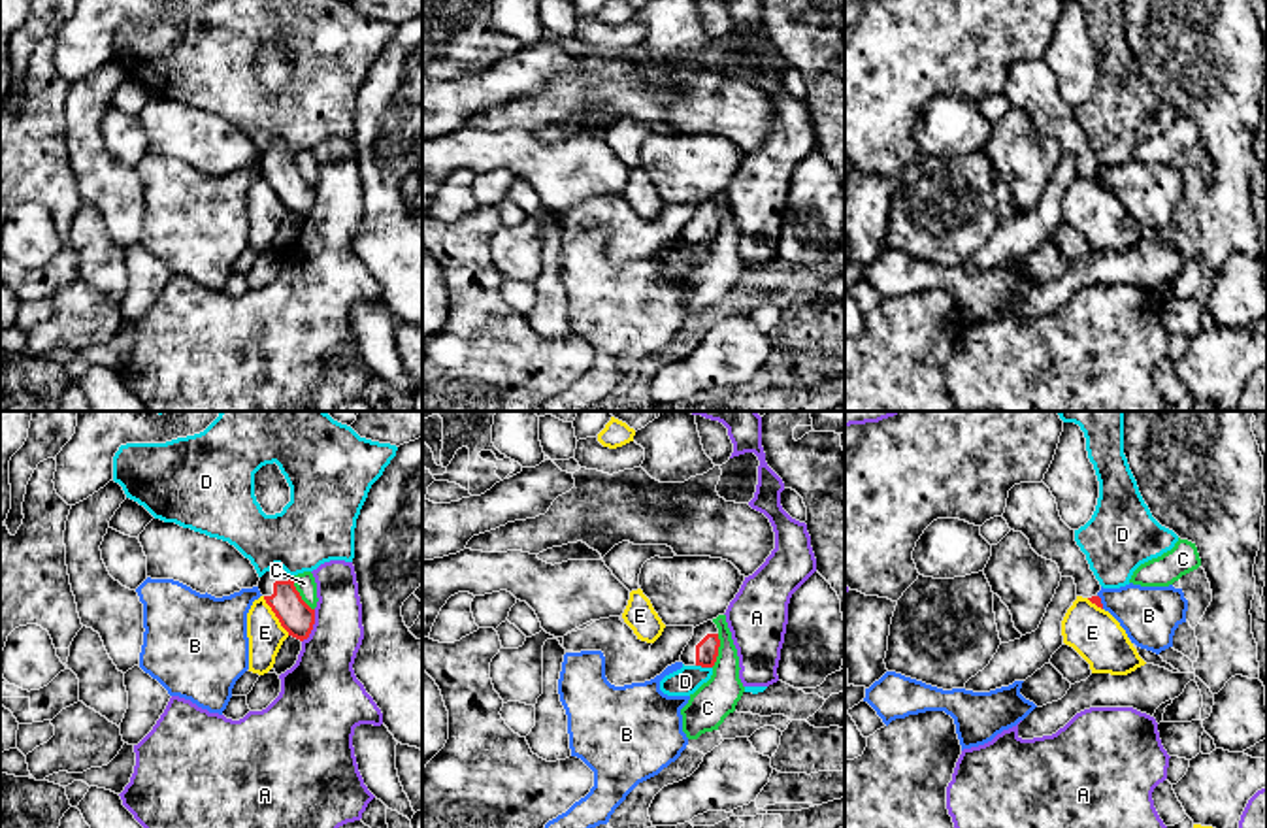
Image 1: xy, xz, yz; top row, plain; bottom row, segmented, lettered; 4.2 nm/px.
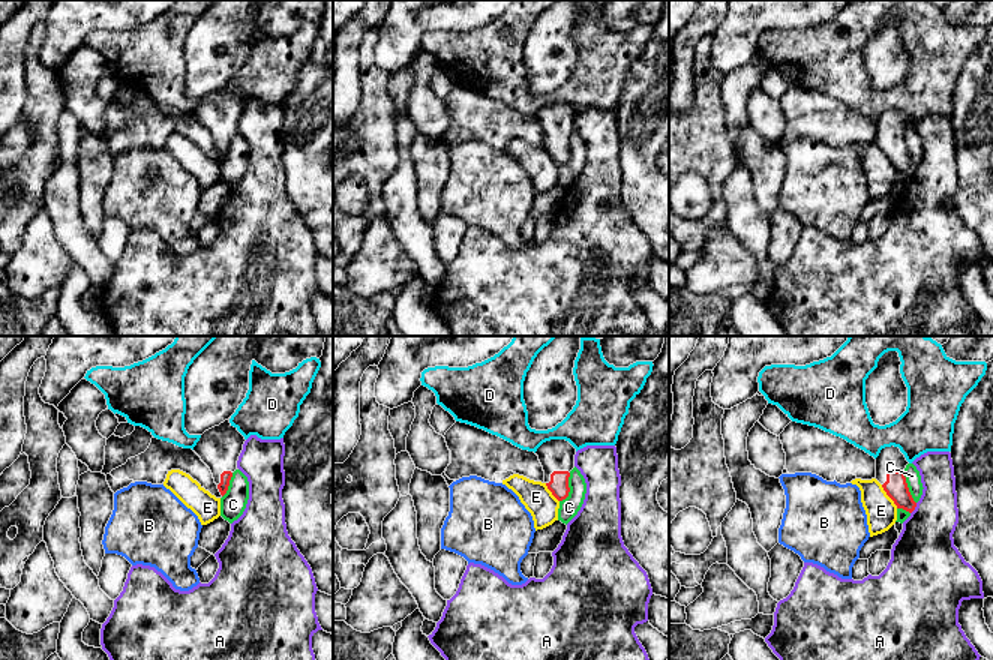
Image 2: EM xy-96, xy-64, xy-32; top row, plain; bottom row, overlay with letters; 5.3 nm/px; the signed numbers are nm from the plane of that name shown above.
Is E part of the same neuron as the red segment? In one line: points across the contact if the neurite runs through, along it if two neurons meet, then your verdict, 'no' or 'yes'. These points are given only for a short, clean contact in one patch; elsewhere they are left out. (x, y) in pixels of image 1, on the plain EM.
along xy (263, 174), (289, 212) | no

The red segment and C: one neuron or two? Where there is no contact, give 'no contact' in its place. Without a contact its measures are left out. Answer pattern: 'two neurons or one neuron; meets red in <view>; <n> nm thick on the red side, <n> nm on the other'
two neurons; meets red in xz; 100 nm thick on the red side, 170 nm on the other

